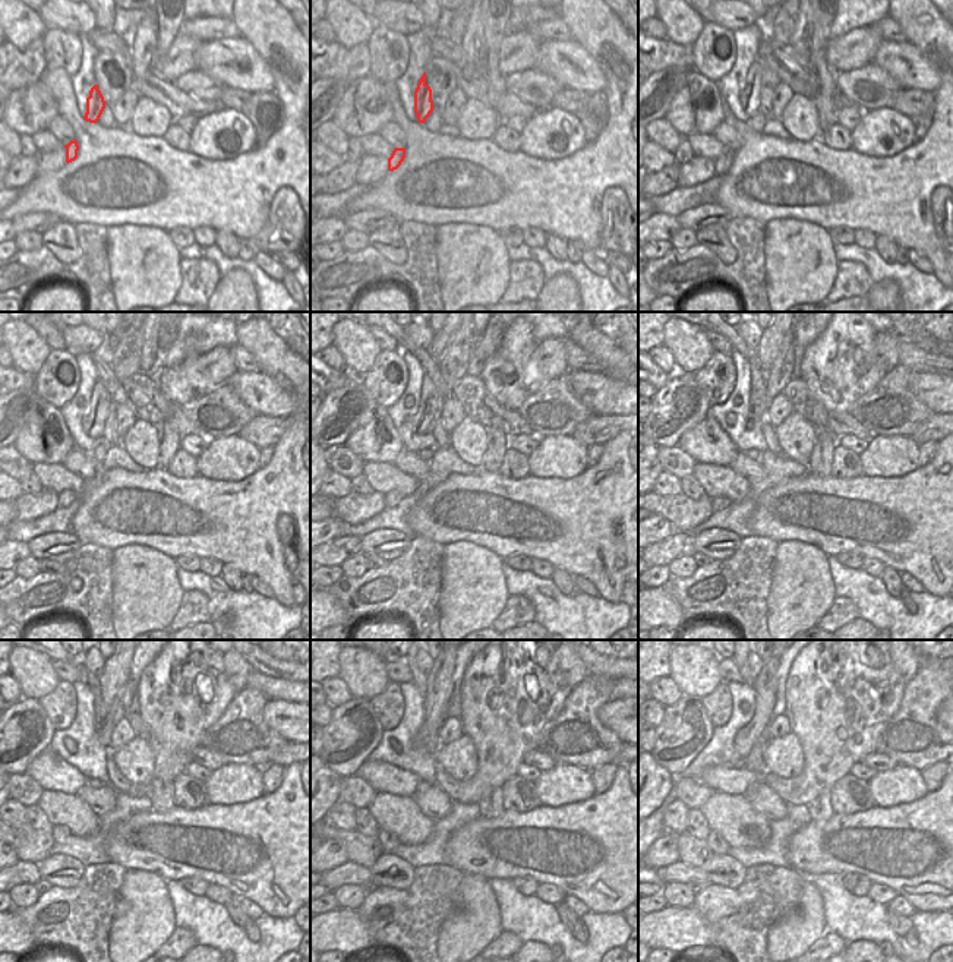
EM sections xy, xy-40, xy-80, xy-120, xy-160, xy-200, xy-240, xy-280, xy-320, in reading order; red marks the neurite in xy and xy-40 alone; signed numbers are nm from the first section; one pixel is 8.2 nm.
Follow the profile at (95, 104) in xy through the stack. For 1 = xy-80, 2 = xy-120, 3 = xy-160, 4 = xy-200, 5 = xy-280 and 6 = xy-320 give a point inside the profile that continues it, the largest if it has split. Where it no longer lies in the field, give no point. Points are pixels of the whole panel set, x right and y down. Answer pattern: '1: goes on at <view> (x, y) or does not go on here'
1: goes on at xy-80 (750, 97)
2: goes on at xy-120 (94, 423)
3: goes on at xy-160 (431, 401)
4: goes on at xy-200 (759, 375)
5: goes on at xy-280 (417, 678)
6: goes on at xy-320 (744, 669)

